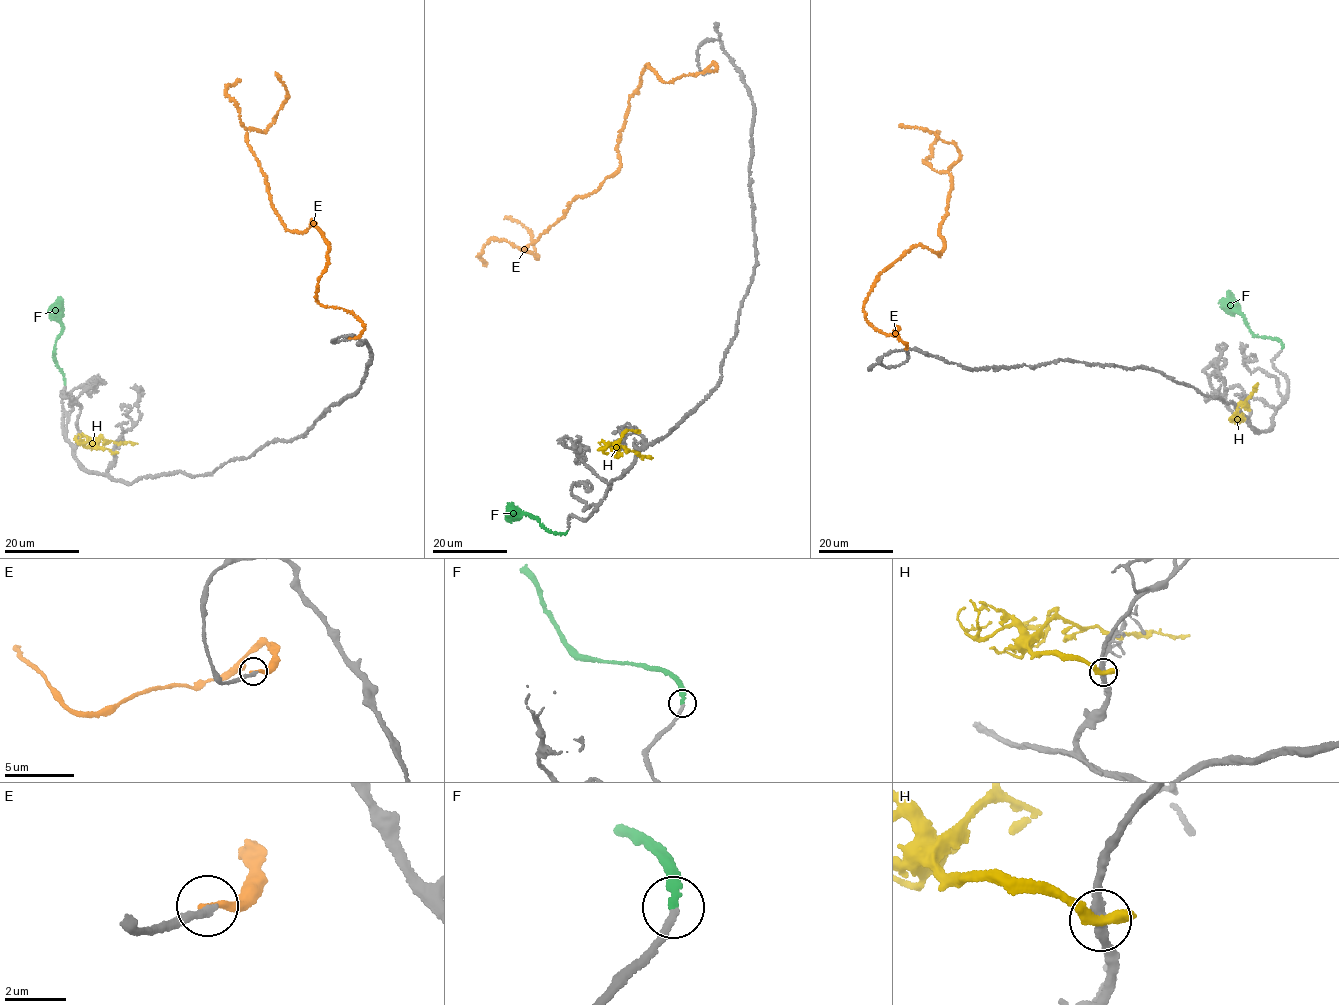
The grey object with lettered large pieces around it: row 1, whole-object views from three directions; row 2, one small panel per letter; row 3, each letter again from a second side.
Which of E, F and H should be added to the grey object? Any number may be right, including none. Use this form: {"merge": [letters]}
{"merge": ["F"]}

